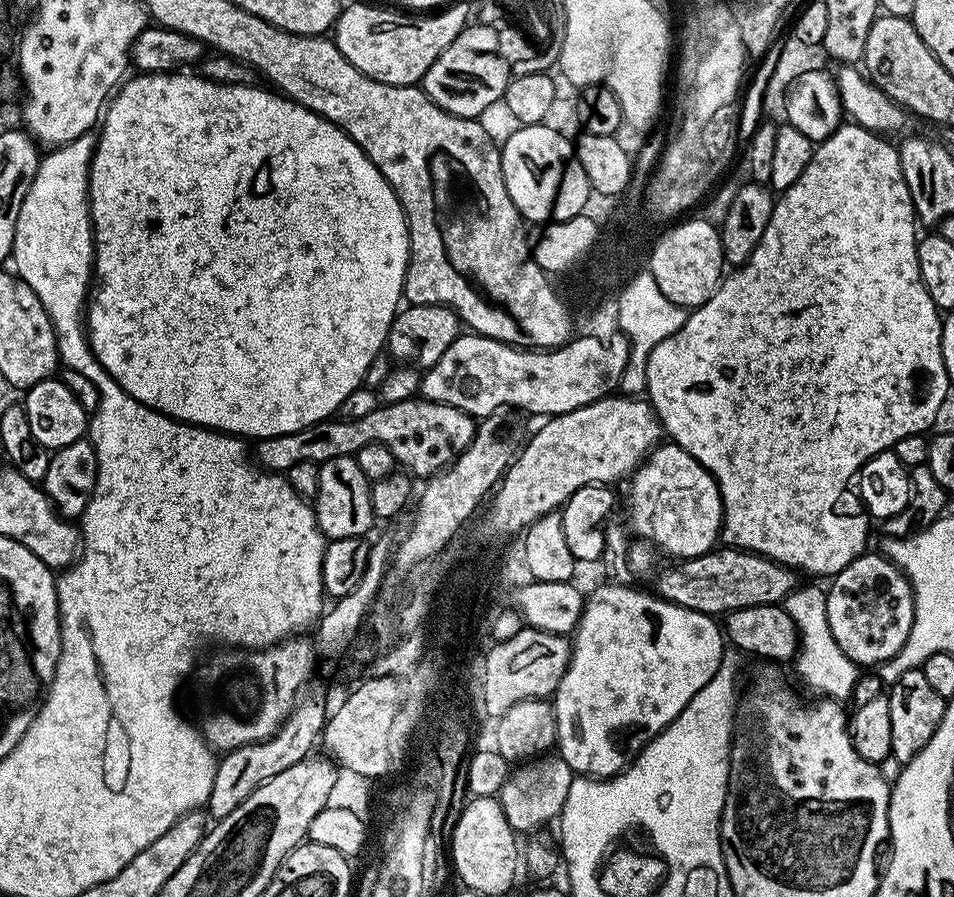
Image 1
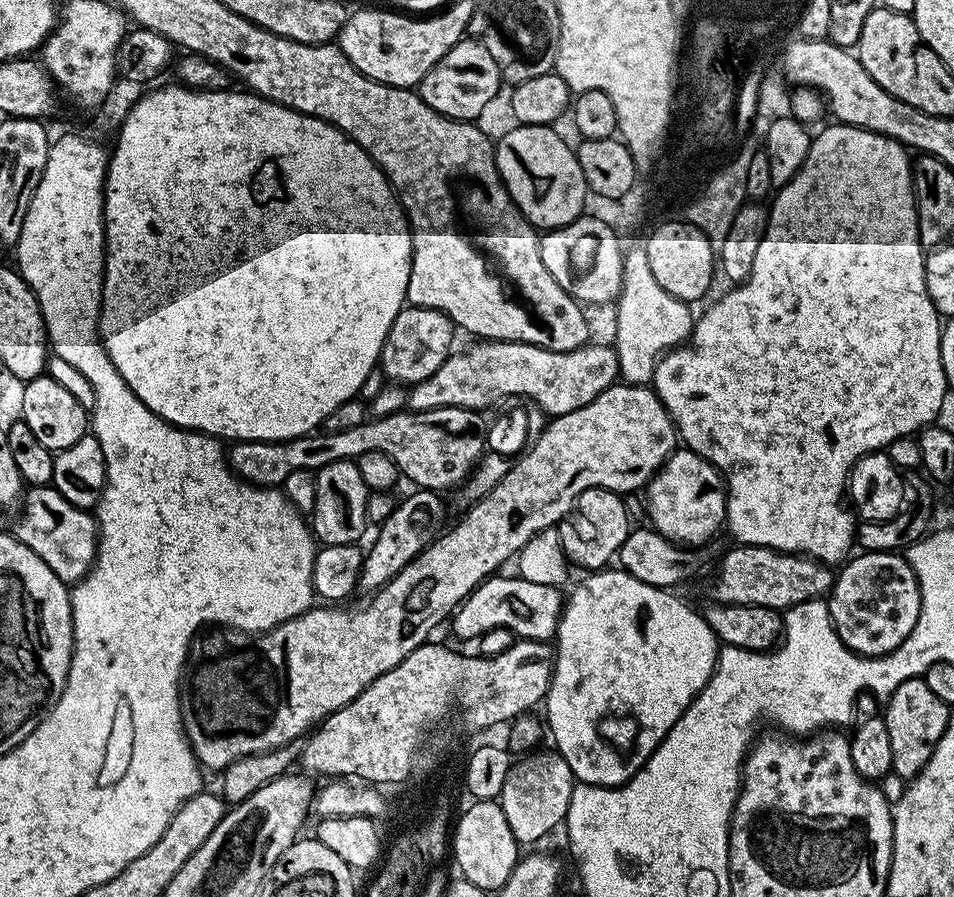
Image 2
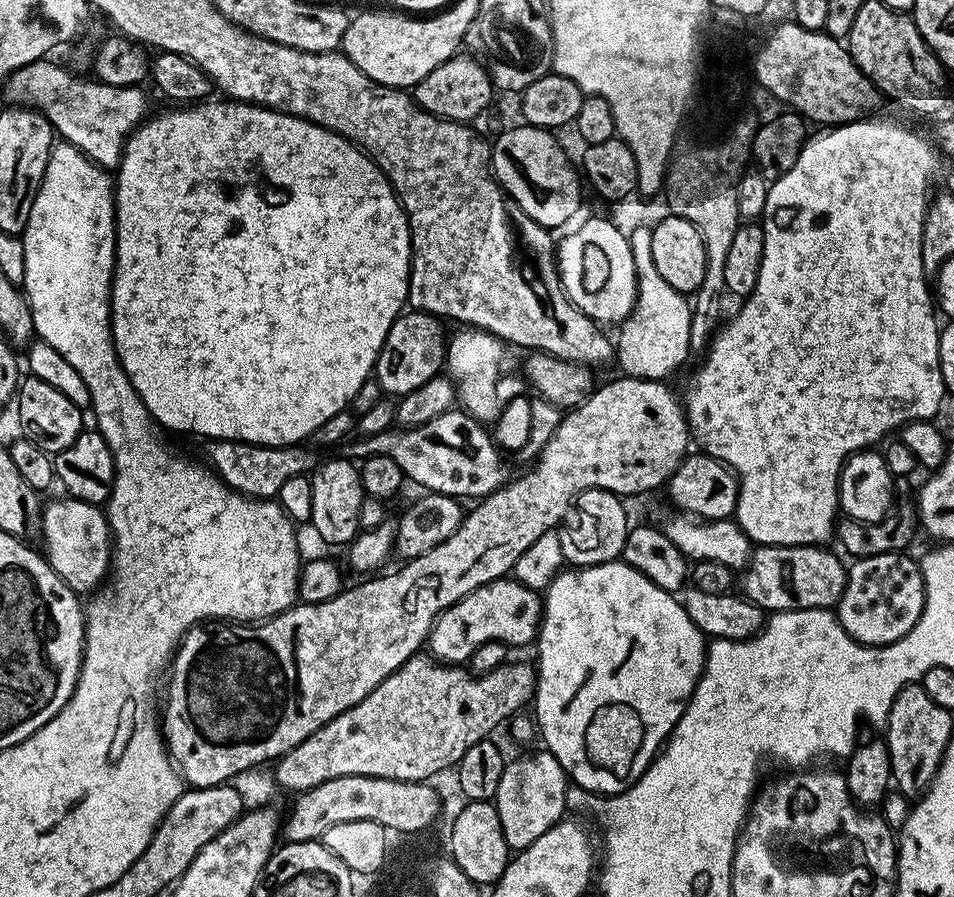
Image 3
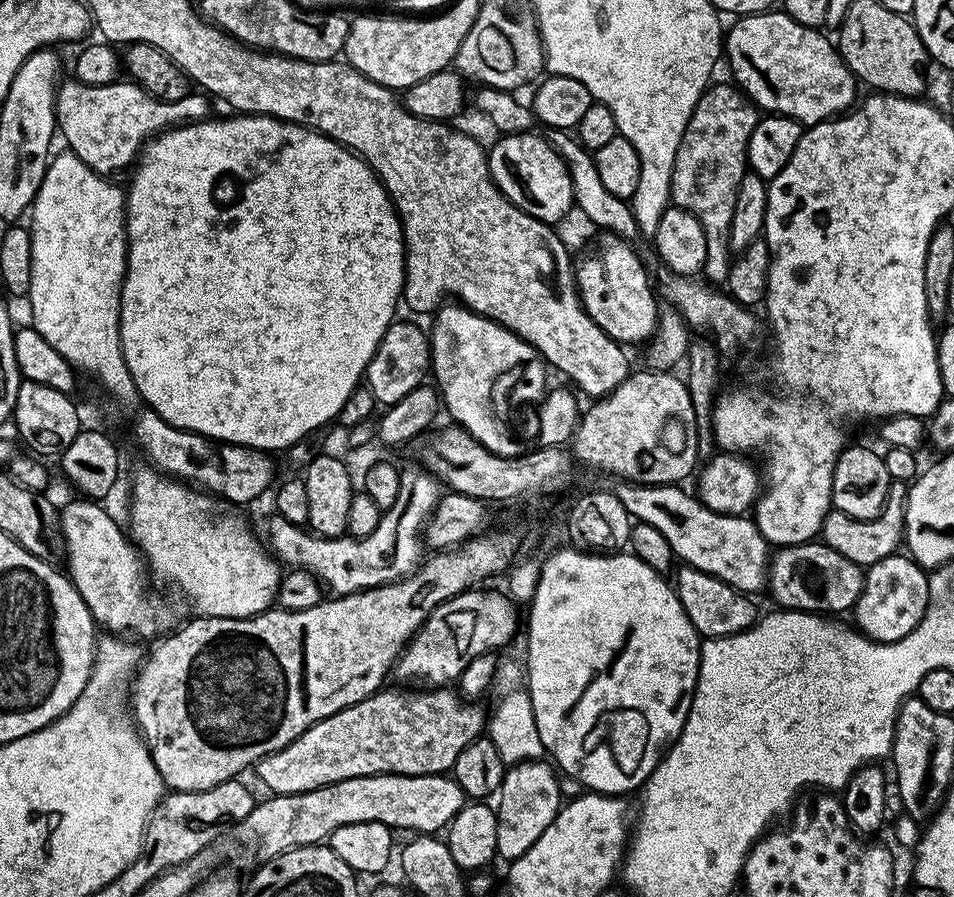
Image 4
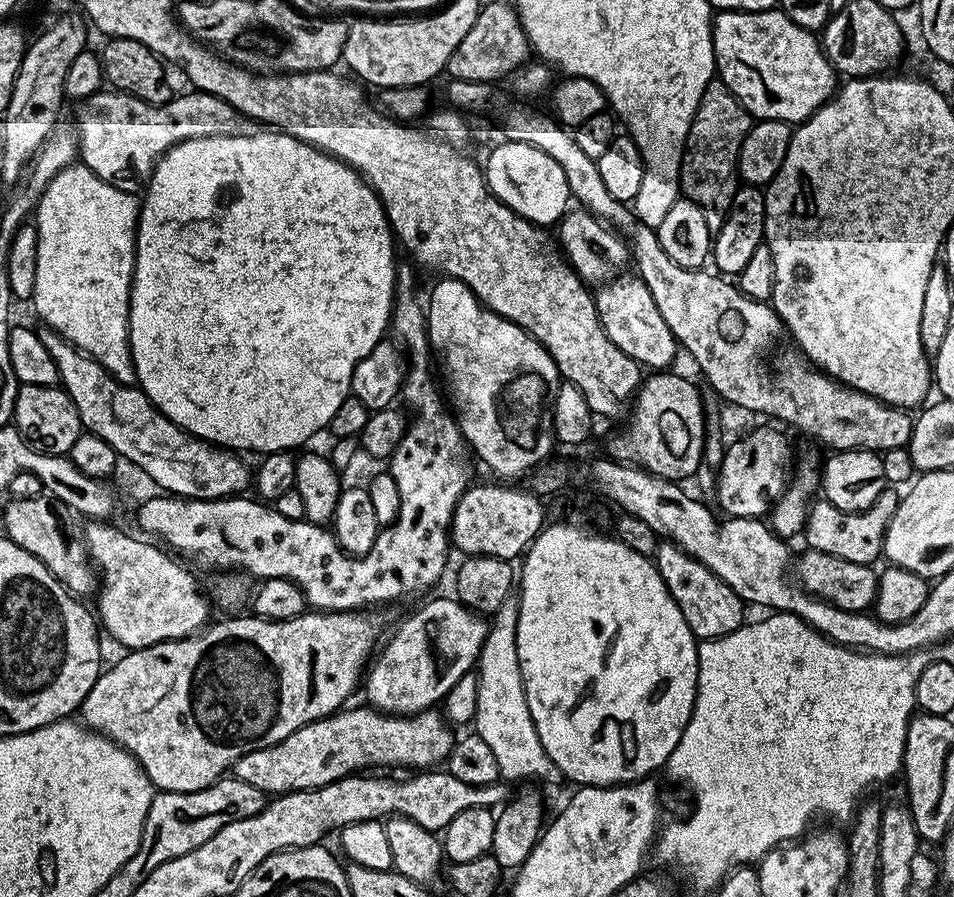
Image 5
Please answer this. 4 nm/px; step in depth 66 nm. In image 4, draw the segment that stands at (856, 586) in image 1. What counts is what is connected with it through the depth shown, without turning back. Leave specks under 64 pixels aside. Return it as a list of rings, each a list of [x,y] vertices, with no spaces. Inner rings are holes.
[[[893,554],[872,564],[865,571],[863,592],[852,611],[857,631],[876,643],[900,641],[912,632],[928,609],[928,577],[925,569],[904,554]]]

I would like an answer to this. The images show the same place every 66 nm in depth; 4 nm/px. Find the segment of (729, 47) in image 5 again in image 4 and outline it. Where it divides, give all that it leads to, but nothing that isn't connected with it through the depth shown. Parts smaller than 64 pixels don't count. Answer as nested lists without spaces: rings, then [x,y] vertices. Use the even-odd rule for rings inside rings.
[[[765,10],[763,12],[744,14],[737,20],[740,21],[738,21],[729,32],[727,29],[726,35],[723,37],[722,52],[726,57],[726,60],[728,56],[728,68],[732,71],[733,78],[731,77],[731,79],[734,81],[735,87],[741,89],[744,95],[756,105],[761,113],[789,116],[790,118],[797,120],[802,126],[811,126],[813,124],[820,124],[823,120],[830,120],[841,114],[847,113],[849,109],[857,103],[858,95],[856,96],[856,88],[858,89],[858,81],[846,66],[846,62],[840,56],[835,43],[833,43],[831,39],[827,40],[822,34],[823,31],[807,28],[798,22],[794,22],[794,18],[790,18],[783,10]]]

